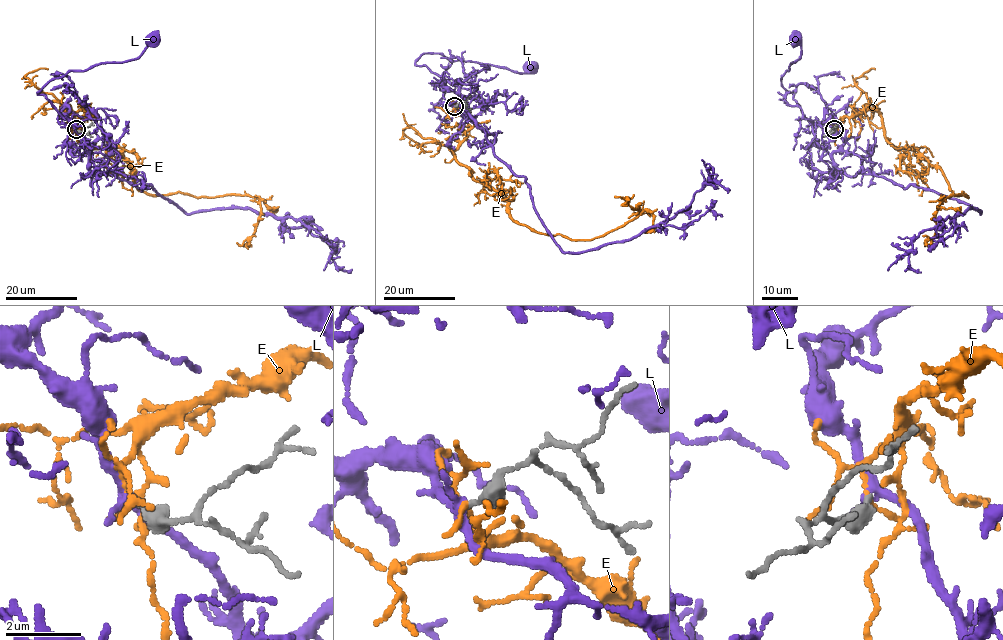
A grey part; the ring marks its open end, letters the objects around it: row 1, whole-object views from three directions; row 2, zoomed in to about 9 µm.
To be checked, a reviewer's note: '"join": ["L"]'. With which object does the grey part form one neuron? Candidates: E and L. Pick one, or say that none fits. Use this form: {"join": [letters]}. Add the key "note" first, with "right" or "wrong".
{"note": "right", "join": ["L"]}

